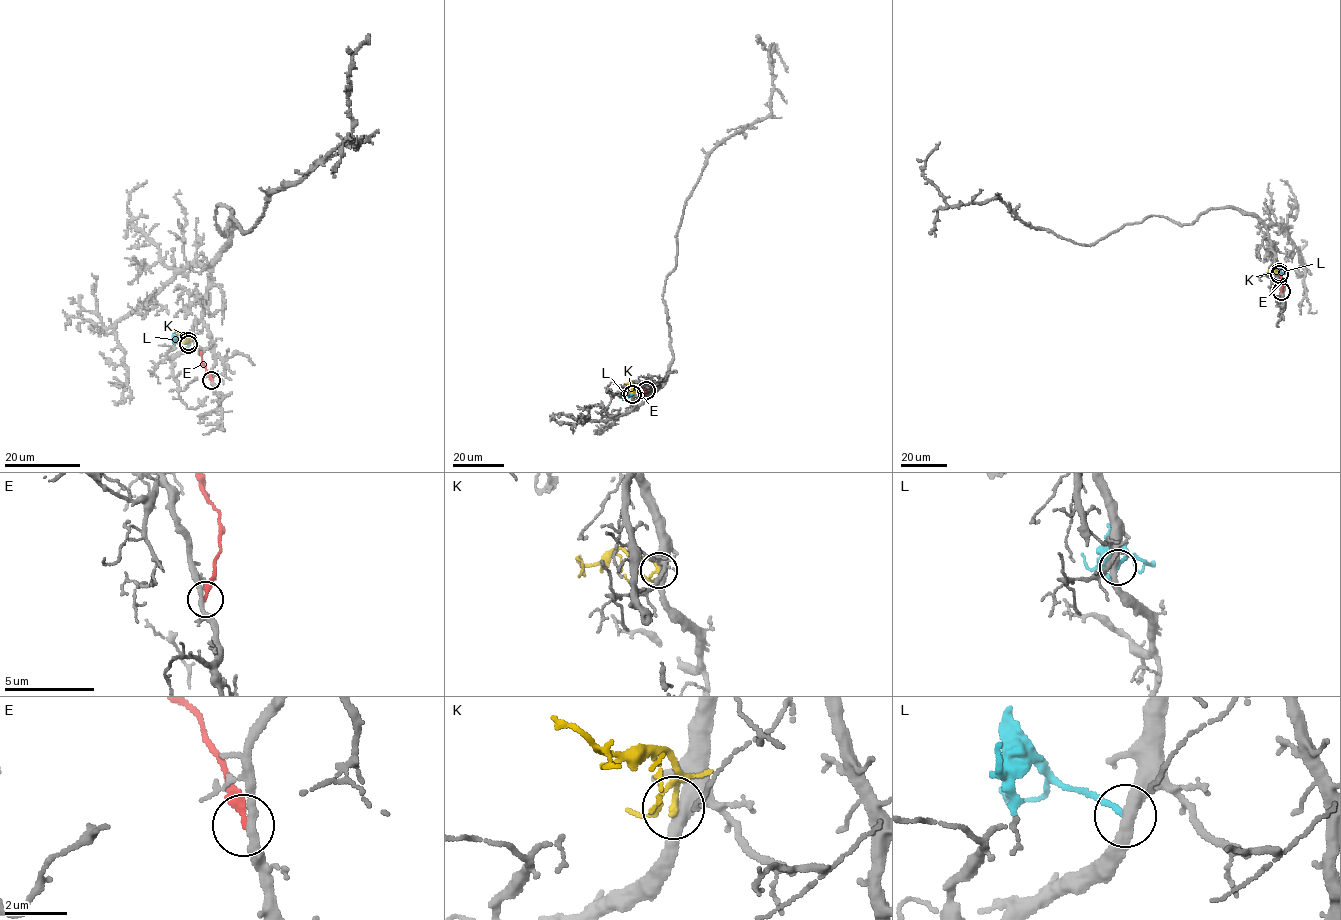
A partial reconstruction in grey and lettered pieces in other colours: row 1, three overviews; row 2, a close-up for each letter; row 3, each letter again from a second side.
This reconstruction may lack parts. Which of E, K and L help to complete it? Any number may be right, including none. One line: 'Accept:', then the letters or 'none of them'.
Accept: K

